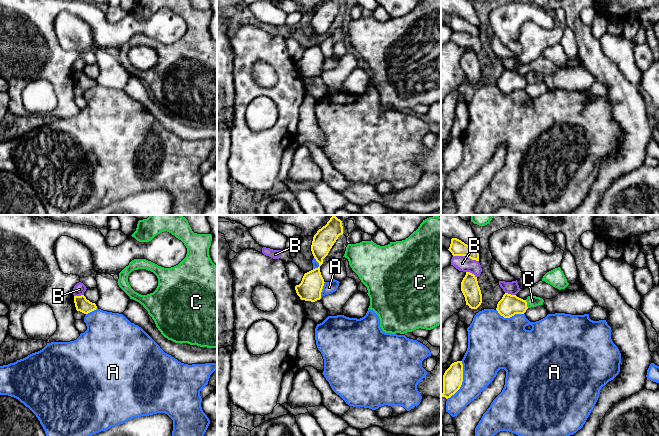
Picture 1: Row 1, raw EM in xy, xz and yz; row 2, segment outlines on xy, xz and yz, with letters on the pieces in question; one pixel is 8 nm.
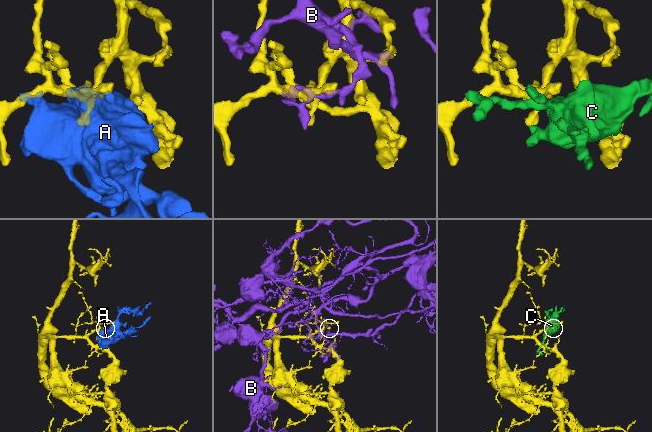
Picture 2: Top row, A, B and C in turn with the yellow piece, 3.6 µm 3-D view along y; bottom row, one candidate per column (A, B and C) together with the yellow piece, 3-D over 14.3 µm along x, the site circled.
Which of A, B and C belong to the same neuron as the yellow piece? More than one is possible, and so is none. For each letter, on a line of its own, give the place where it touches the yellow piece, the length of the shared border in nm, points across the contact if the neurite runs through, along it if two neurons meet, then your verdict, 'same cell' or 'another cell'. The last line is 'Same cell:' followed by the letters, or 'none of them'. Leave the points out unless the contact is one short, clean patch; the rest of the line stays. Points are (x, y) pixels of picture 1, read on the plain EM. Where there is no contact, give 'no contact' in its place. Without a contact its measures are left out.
A: contact yz (462, 157); length 340 nm; another cell
B: contact yz (466, 32); length 220 nm; another cell
C: contact yz (526, 80); length 70 nm; border yz (525, 76), (528, 83); another cell
Same cell: none of them

